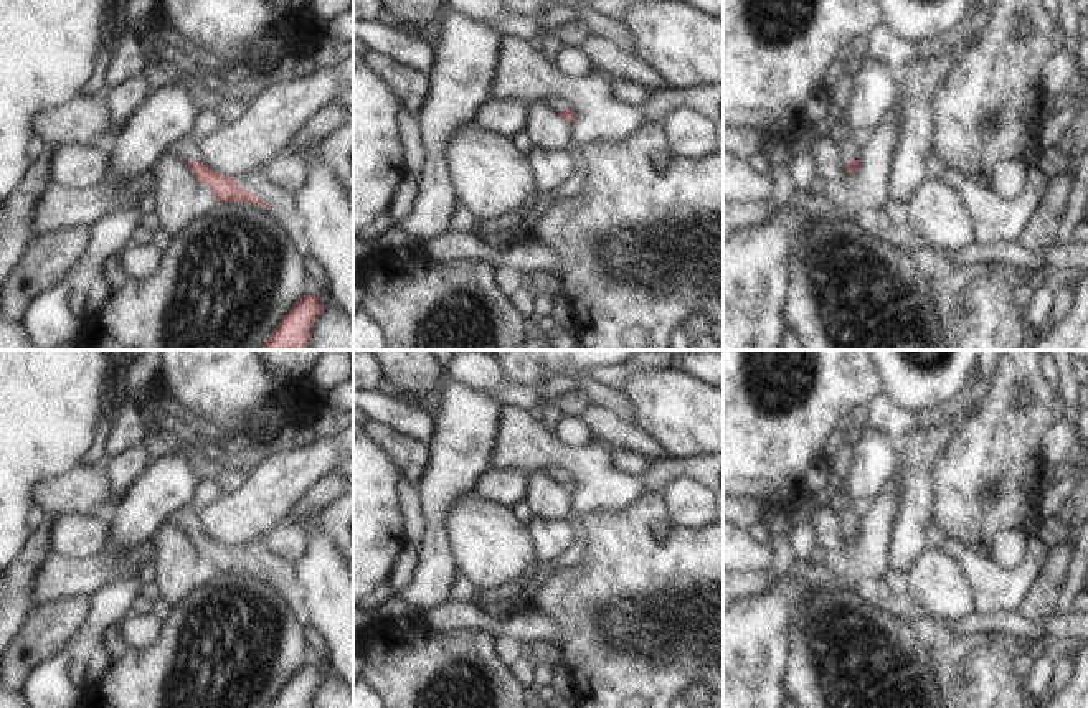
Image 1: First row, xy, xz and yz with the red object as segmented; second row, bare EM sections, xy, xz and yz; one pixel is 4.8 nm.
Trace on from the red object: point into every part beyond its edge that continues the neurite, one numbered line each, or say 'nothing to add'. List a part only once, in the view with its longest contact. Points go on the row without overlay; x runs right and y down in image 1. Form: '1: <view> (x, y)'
1: yz (851, 522)

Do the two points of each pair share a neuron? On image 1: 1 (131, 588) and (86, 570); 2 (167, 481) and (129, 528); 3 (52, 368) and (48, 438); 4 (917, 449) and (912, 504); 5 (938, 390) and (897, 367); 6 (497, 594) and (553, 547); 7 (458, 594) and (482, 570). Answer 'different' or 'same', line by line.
1: different
2: same
3: same
4: same
5: same
6: same
7: different

